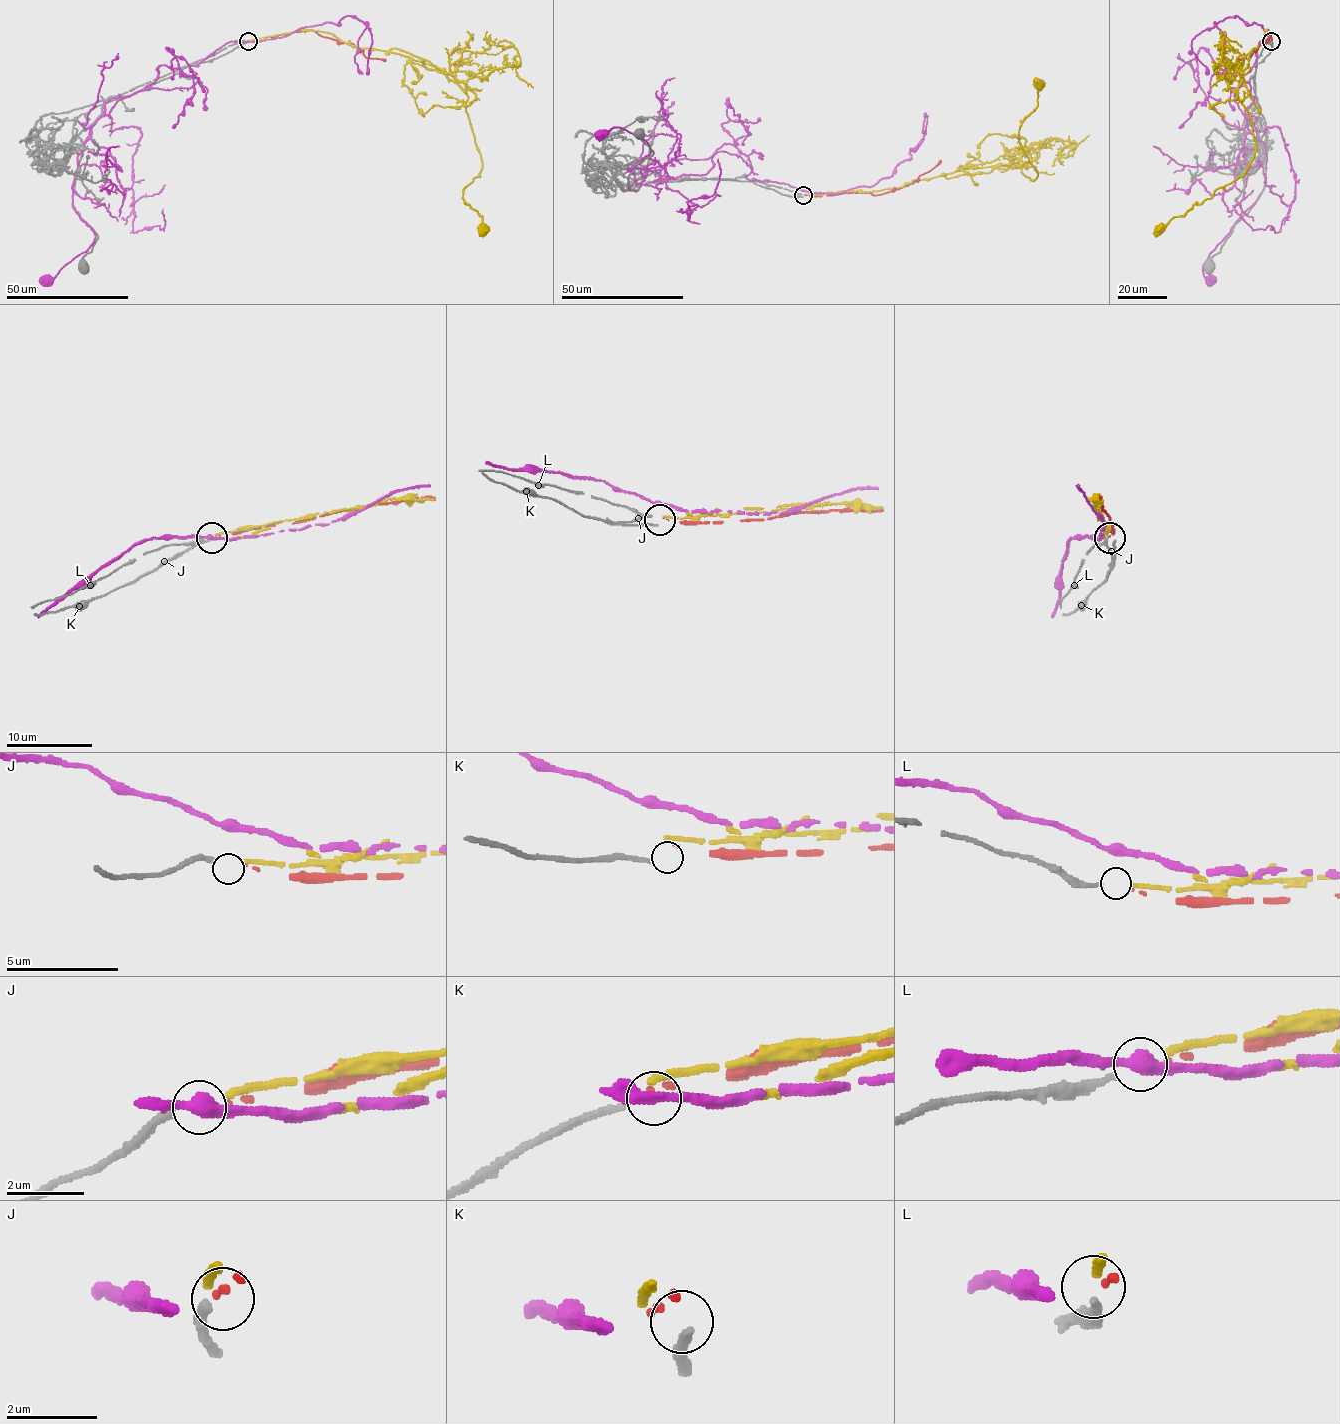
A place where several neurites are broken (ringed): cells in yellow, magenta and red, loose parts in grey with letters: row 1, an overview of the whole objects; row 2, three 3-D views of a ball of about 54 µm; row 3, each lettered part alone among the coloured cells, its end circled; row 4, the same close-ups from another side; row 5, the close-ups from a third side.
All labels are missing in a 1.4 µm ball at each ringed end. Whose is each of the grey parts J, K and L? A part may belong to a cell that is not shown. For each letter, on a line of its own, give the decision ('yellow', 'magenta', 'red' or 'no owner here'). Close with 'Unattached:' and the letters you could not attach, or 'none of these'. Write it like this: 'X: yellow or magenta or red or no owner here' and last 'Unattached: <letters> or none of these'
J: red
K: no owner here
L: yellow
Unattached: K

